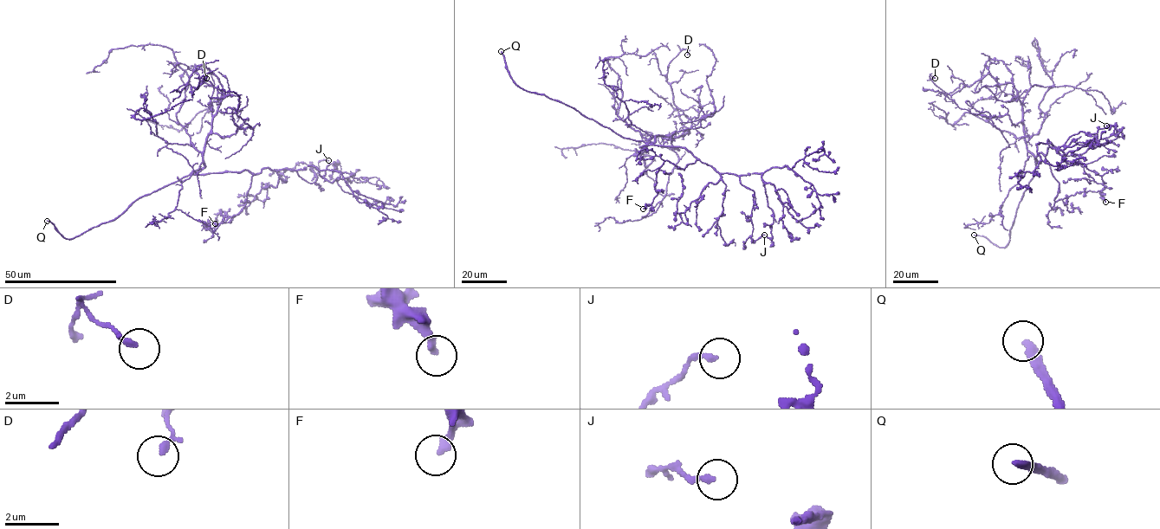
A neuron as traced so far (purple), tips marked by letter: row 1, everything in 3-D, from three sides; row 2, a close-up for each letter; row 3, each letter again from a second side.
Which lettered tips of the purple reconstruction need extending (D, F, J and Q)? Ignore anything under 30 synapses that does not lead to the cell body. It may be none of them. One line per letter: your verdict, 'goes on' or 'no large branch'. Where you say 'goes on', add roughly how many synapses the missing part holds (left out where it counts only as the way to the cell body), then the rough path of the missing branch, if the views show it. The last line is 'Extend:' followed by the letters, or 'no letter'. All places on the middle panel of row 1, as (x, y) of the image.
D: no large branch
F: no large branch
J: no large branch
Q: goes on | (501, 51), (485, 18)
Extend: Q

